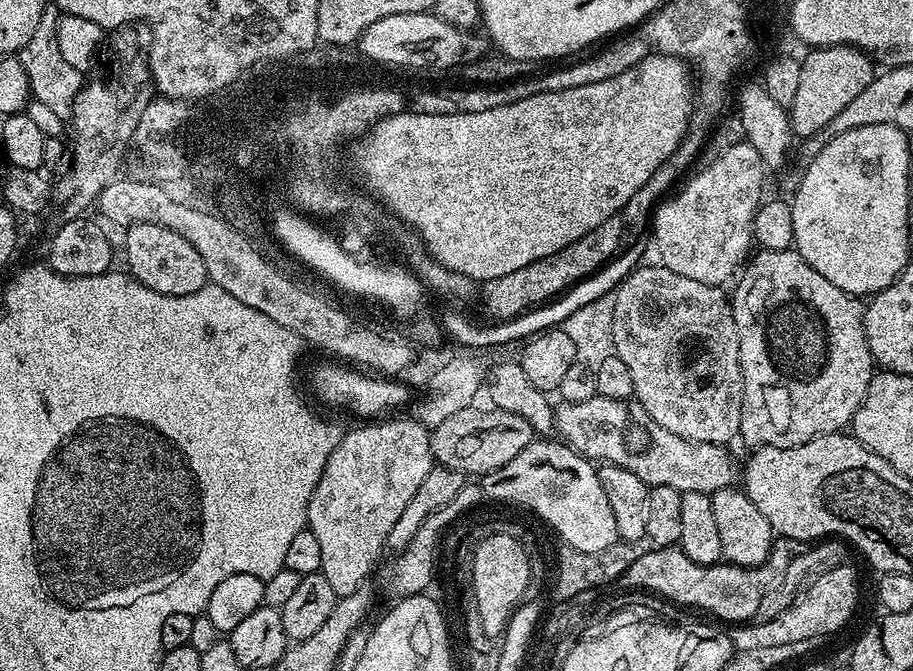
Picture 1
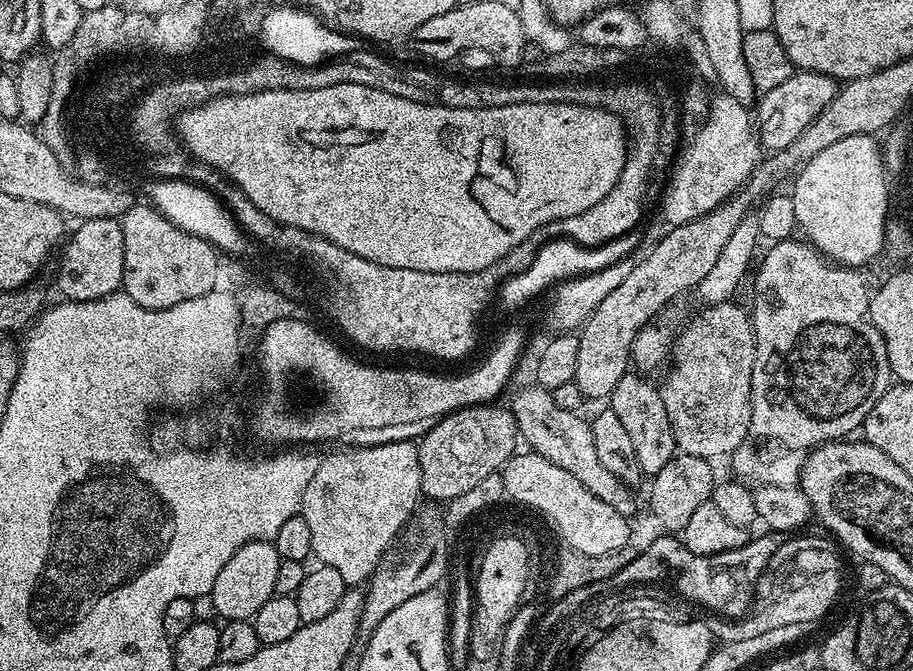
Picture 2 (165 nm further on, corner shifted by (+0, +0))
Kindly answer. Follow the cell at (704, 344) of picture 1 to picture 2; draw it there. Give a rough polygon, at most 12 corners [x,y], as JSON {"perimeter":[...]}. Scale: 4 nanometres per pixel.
{"perimeter":[[736,302],[676,340],[660,388],[676,447],[749,439],[756,339]]}

